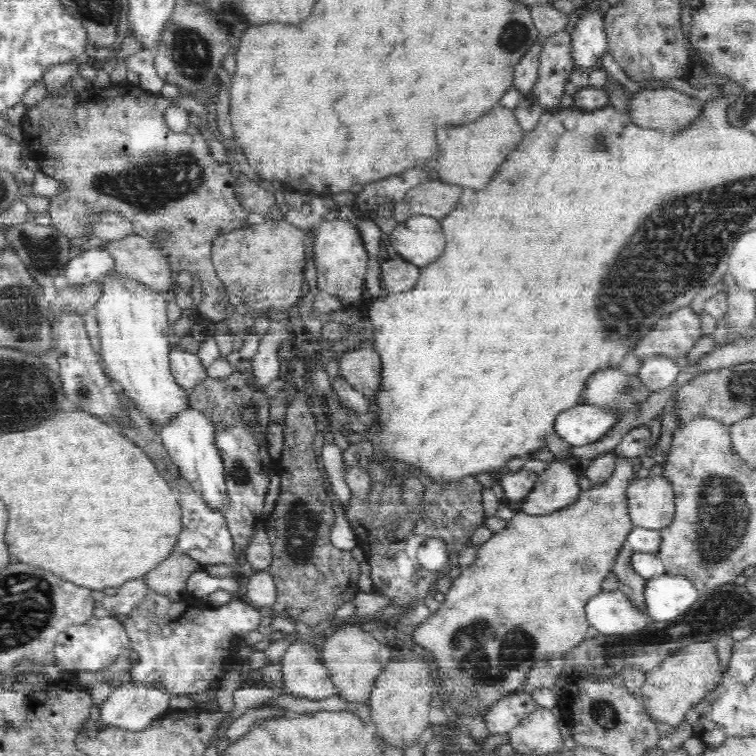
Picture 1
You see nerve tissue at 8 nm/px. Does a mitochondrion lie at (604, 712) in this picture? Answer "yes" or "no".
yes

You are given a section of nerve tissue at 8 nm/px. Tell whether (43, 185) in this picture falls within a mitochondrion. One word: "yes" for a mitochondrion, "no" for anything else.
no

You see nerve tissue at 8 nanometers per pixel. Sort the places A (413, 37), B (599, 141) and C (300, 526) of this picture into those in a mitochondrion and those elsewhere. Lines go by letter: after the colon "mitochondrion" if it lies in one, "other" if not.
A: other
B: mitochondrion
C: mitochondrion

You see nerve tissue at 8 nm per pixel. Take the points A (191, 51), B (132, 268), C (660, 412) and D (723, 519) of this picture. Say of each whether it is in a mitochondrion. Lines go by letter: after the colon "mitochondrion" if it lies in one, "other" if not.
A: mitochondrion
B: other
C: other
D: mitochondrion

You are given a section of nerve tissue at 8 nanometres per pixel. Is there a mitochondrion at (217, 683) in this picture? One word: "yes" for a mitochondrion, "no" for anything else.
no

